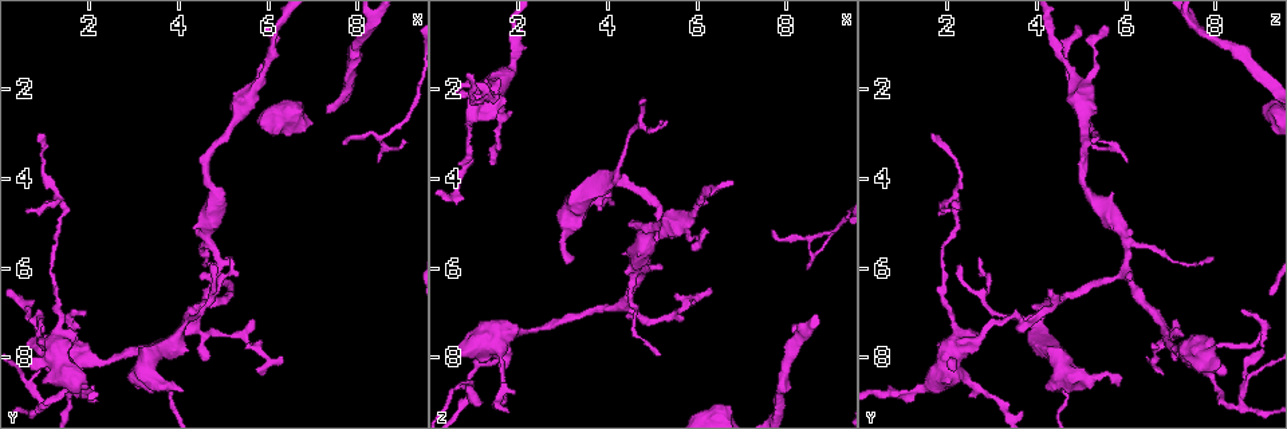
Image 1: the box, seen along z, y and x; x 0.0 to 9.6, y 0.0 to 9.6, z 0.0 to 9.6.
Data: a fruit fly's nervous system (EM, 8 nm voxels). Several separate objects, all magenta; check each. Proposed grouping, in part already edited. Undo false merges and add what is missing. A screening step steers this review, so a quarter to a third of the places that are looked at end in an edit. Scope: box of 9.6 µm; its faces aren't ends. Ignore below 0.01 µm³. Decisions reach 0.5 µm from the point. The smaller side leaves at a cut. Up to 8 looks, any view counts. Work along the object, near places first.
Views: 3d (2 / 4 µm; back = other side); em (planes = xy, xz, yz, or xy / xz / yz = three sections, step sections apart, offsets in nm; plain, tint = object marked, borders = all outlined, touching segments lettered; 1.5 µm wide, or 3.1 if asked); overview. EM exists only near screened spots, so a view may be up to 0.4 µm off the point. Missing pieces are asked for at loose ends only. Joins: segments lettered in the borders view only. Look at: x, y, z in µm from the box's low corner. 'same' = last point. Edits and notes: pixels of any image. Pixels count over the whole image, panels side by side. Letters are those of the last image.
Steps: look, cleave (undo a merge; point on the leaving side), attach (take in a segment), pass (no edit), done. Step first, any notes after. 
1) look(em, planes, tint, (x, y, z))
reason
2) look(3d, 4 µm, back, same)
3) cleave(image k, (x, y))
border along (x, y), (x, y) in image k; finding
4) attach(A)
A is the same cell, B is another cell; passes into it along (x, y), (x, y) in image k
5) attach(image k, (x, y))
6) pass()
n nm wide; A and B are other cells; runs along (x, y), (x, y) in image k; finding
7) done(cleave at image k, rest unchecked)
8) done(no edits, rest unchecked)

look(em, xz, step 8, borders, (4.85, 6.20, 6.05))
a fork

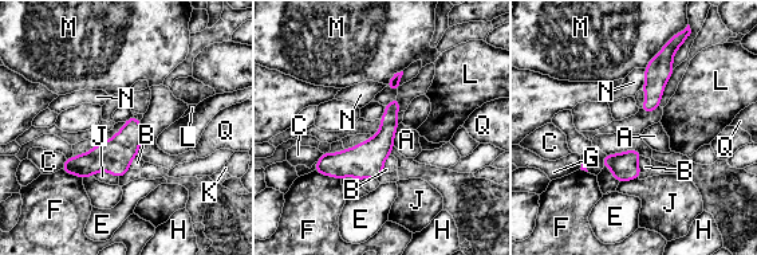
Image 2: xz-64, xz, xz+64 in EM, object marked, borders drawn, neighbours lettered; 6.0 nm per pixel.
pass()
A, B, C, E, F, G, H, J, K, L, M, N and Q are other cells; continuous, no second neuron

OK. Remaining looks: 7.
look(em, planes, tint, (3.20, 8.65, 5.80))
an open end

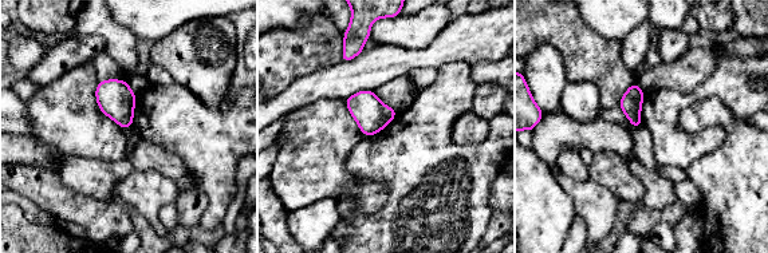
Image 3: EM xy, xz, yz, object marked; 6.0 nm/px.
look(em, planes, borders, same)

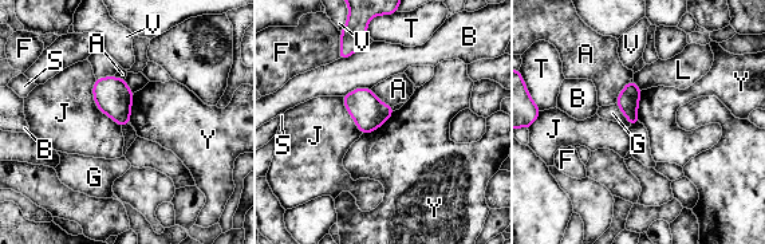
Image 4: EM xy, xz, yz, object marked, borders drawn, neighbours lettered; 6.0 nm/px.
pass()
130 nm wide; A, B, F, G, J, L, S, T, V and Y are other cells; border along (615, 103), (630, 125) in image 4; no lettered segment goes on from it

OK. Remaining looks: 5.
look(3d, 4 µm, (0.70, 8.20, 2.05))
stops while still wide

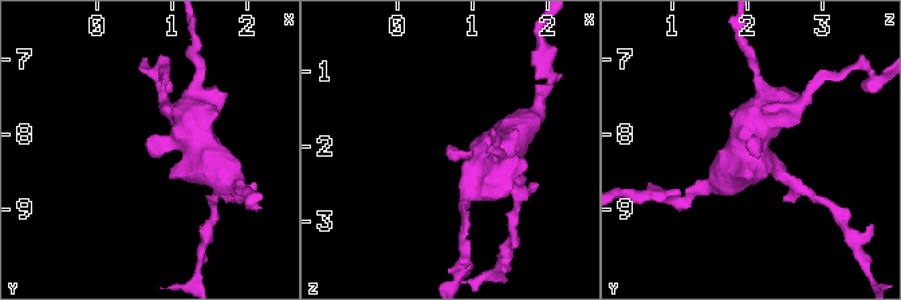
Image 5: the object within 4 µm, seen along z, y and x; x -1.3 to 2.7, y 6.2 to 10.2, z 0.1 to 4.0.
look(em, planes, borders, (0.70, 8.30, 2.10))

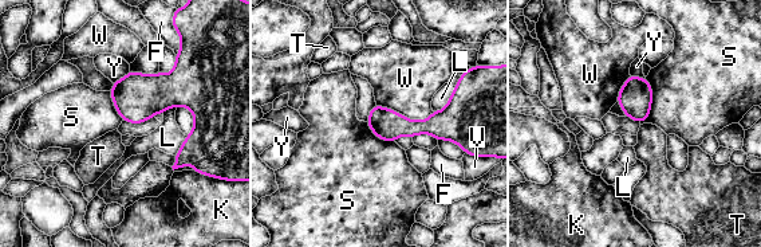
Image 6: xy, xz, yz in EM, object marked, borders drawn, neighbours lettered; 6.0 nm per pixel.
pass()
F, K, L, S, T, V, W and Y are other cells; runs along (453, 114), (429, 126), (371, 122) in image 6; no lettered segment goes on from it

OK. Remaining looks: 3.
done(no edits, rest unchecked)

